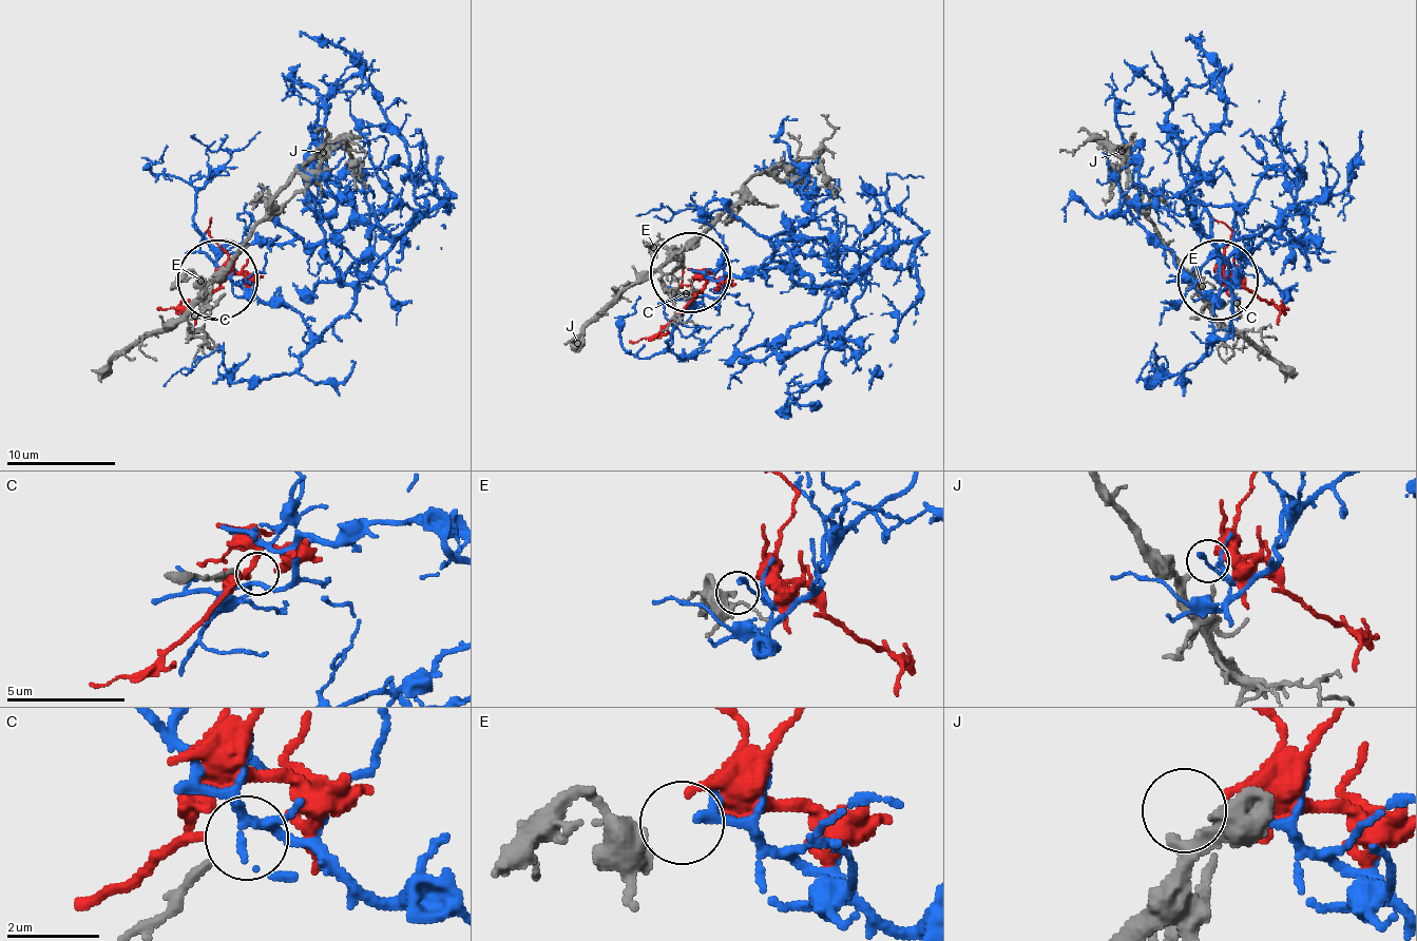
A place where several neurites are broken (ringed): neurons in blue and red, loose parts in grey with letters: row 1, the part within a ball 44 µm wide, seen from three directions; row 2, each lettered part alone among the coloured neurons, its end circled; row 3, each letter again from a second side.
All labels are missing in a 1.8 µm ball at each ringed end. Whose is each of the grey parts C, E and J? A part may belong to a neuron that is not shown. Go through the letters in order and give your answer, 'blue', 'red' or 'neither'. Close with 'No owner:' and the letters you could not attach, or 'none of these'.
C: neither
E: blue
J: red
No owner: C

